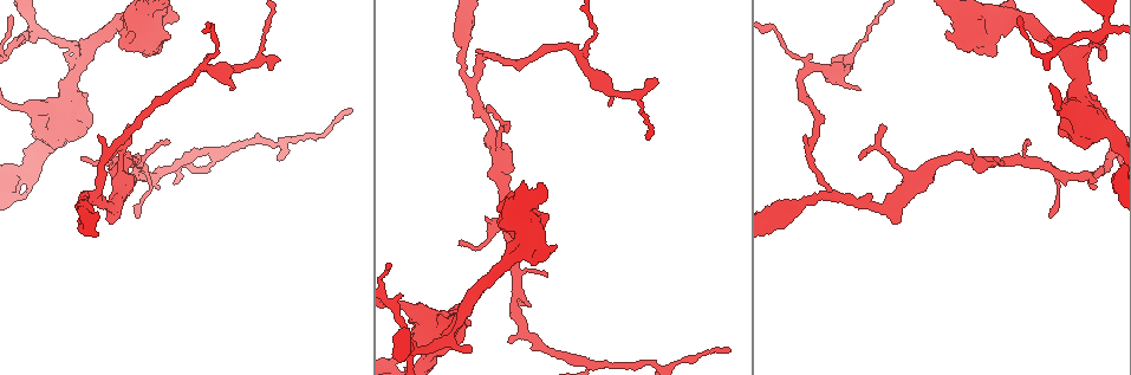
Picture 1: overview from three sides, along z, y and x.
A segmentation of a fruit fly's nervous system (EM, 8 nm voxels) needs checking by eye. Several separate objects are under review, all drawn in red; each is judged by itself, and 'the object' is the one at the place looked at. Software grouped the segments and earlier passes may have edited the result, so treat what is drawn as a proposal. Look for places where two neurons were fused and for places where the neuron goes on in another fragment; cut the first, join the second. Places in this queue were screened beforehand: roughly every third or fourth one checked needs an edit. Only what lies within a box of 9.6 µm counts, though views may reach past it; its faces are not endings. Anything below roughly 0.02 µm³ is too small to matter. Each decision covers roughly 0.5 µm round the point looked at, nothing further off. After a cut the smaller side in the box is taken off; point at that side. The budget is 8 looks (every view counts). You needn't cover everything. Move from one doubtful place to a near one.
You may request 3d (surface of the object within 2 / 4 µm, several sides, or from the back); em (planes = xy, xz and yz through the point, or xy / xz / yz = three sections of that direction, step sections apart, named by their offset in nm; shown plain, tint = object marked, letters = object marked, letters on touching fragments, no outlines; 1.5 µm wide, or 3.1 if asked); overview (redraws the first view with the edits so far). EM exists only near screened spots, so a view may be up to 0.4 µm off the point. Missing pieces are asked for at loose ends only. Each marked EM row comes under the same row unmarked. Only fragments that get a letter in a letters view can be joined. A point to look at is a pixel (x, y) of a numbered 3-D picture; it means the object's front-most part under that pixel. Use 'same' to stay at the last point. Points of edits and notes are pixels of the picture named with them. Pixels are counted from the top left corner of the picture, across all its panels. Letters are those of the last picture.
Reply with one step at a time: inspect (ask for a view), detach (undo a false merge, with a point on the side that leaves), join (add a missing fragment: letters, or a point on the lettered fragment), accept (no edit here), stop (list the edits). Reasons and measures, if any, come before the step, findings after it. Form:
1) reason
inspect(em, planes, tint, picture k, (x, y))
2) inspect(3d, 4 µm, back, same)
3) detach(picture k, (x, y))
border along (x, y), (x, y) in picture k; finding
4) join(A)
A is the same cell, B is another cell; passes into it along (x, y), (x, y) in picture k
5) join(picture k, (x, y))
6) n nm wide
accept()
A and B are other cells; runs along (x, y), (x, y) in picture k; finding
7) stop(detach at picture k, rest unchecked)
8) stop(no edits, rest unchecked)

branch point
inspect(em, planes, letters, picture 1, (838, 198))

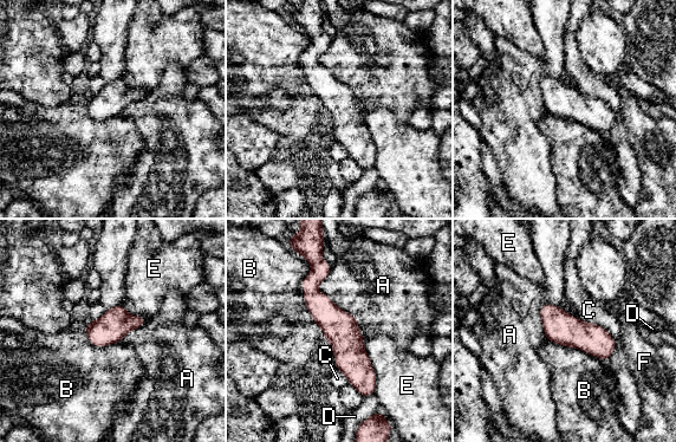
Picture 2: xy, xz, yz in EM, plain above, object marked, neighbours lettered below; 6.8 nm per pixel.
accept()
A, B, C, D, E and F are other cells; border along (548, 340), (576, 346), (606, 359) in picture 2; one neuron here

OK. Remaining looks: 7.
tapers out
inspect(3d, 2 µm, picture 1, (807, 137))

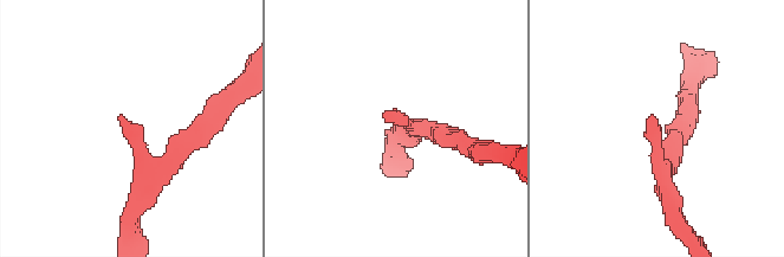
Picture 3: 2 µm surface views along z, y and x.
now the EM
inspect(em, xy, step 8, tint, picture 3, (118, 117))

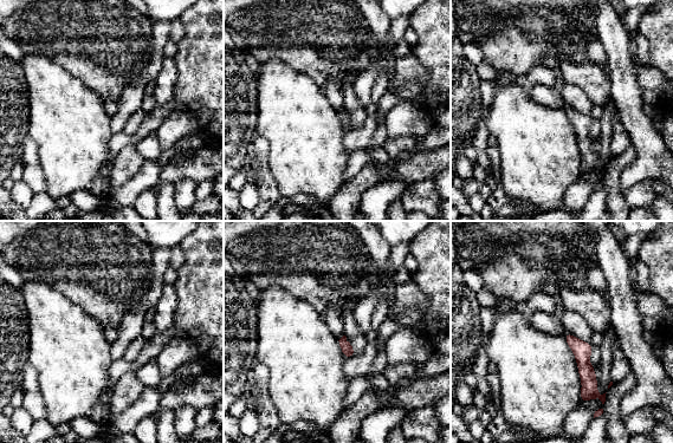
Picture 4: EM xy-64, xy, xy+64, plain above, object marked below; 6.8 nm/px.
inspect(em, planes, letters, same)

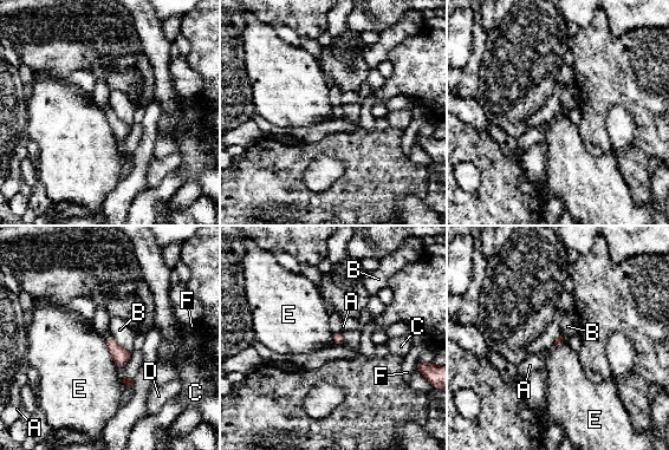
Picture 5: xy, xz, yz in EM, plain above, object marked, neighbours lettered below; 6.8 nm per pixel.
accept()
A, B, C, D, E and F are other cells; border along (104, 339), (117, 369) in picture 5; none of them fits

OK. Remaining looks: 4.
sudden change in width
inspect(em, yz, step 8, tint, picture 1, (1102, 35))

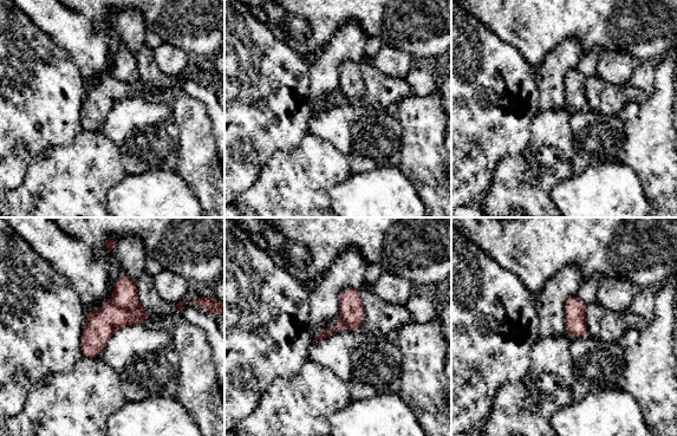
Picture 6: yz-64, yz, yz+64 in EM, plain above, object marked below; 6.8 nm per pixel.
inspect(em, planes, tint, same)

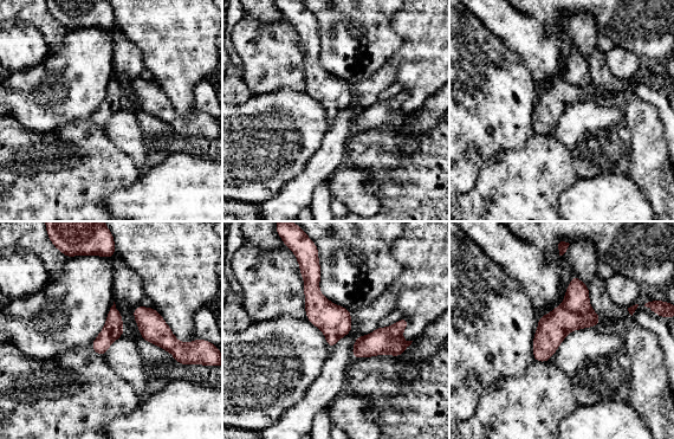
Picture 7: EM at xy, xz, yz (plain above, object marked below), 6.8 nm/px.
what lies round it
inspect(em, planes, letters, same)

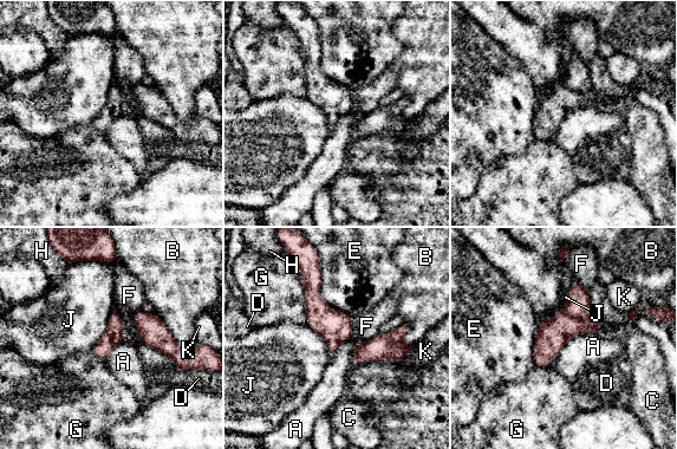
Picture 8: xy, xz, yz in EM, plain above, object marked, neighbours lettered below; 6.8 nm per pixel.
140 nm wide
detach(picture 8, (553, 333))
A, B, C, D, E, F, G, H, J and K are other cells; a second neuron is stuck on

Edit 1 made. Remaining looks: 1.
stop(detach at picture 8, rest unchecked)

